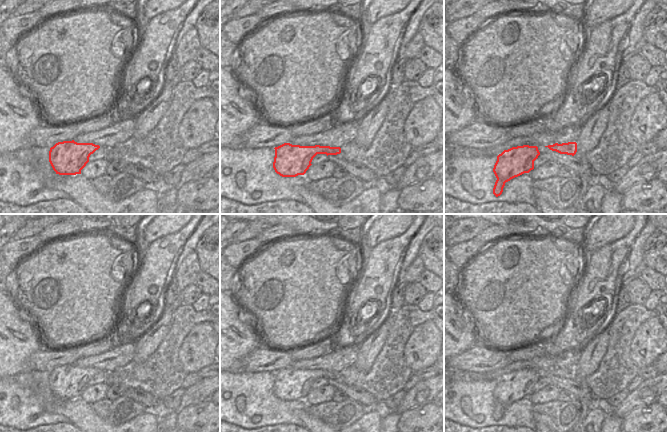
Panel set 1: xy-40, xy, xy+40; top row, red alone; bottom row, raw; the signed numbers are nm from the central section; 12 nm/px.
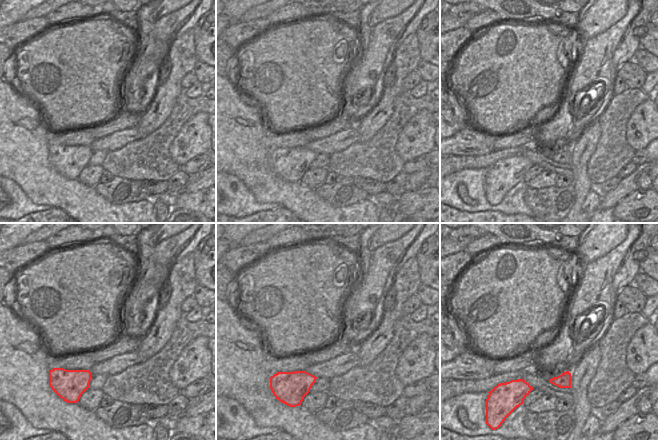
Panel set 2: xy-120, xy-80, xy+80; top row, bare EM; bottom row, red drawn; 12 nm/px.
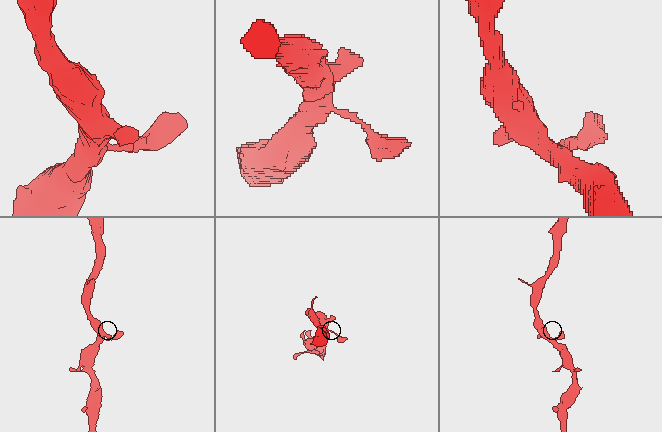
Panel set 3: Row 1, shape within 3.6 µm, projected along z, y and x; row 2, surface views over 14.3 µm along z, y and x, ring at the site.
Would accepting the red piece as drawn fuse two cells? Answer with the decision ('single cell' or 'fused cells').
single cell

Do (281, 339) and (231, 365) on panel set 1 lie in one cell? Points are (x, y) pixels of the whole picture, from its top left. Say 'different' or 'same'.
different

